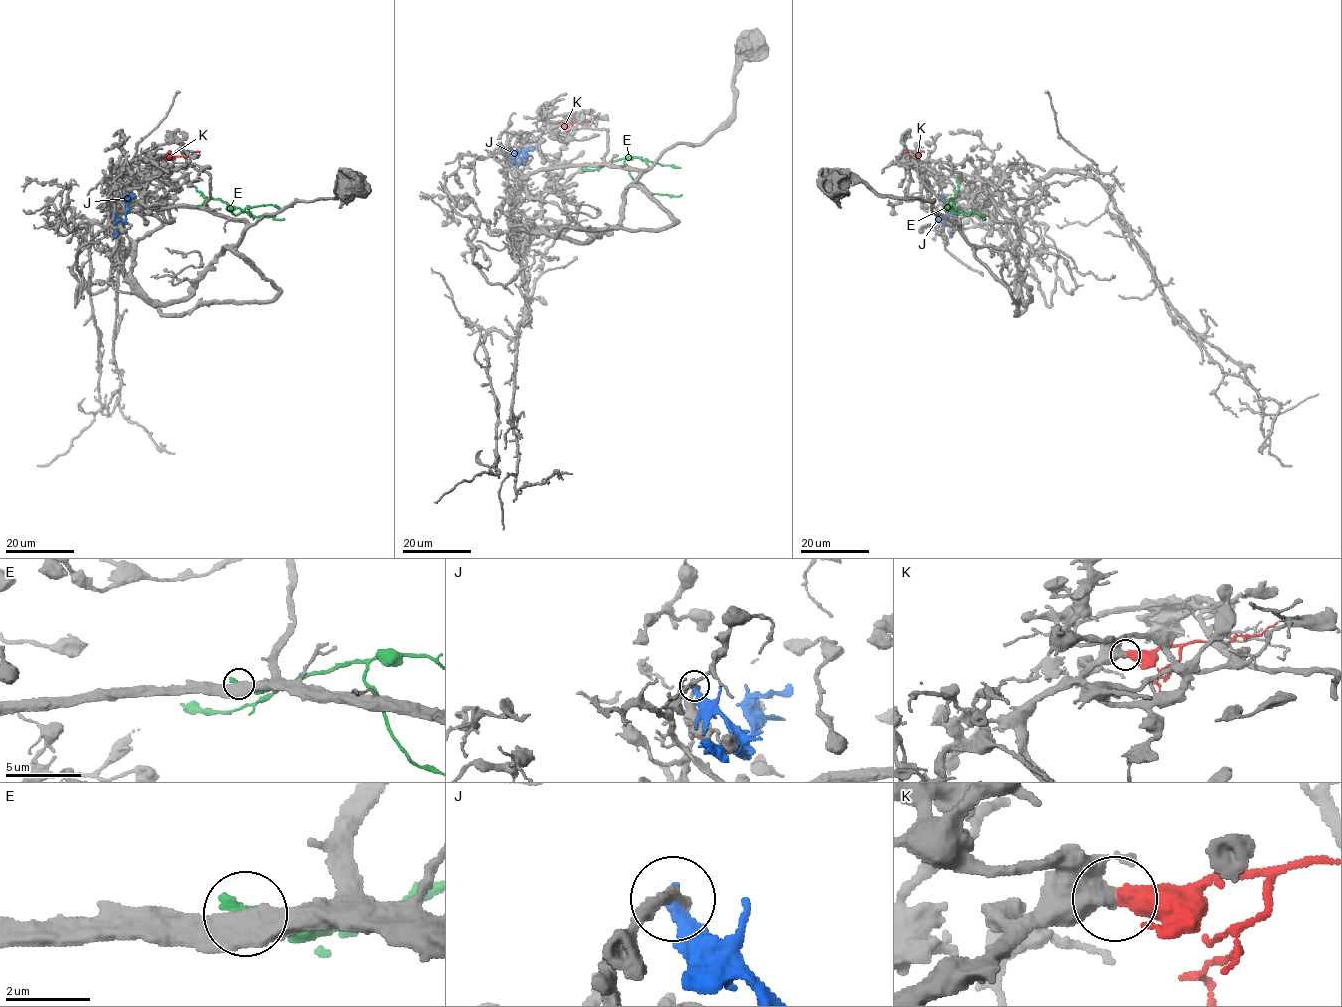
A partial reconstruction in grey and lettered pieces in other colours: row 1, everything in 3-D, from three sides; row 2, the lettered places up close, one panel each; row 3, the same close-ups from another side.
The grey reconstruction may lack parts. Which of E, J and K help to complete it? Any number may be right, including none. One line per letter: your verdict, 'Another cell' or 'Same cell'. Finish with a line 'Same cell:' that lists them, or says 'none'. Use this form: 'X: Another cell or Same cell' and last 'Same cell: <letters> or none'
E: Another cell
J: Another cell
K: Another cell
Same cell: none

